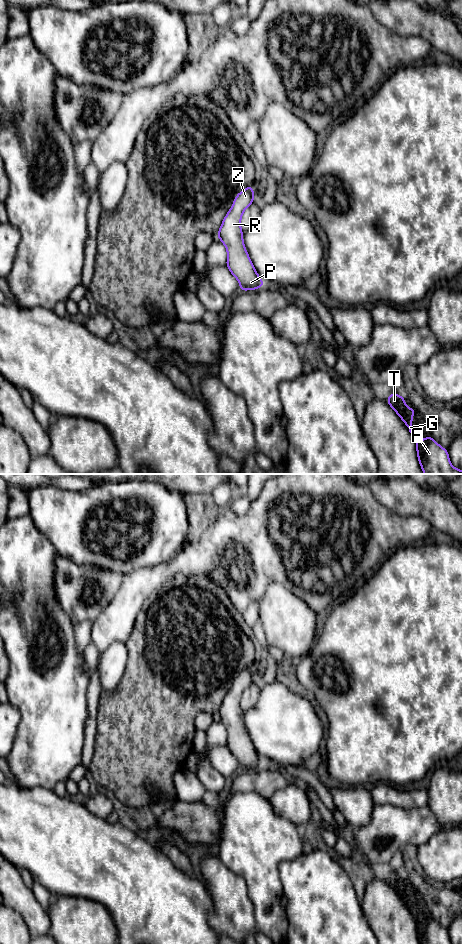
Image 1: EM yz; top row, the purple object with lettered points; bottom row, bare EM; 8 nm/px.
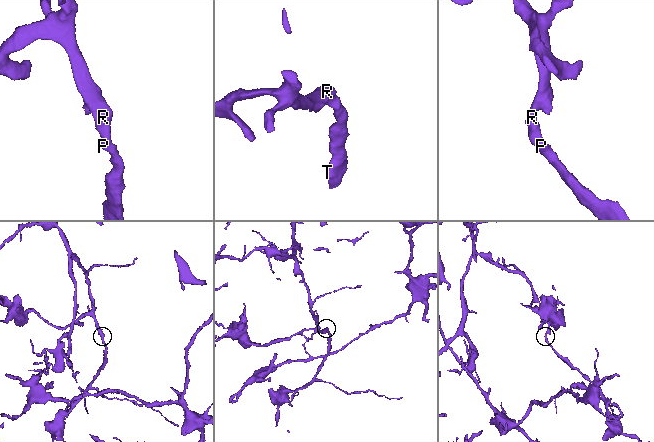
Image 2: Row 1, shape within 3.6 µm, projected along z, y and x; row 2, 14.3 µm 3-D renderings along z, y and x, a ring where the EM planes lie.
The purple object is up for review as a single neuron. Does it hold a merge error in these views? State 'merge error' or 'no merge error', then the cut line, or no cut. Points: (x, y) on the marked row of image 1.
no merge error; cut none

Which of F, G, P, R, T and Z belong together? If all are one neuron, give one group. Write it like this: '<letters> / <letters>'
F G P R T Z

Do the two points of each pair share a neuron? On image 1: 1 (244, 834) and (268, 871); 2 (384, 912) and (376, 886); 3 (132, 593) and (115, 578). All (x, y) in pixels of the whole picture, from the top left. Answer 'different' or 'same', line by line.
1: same
2: same
3: different

